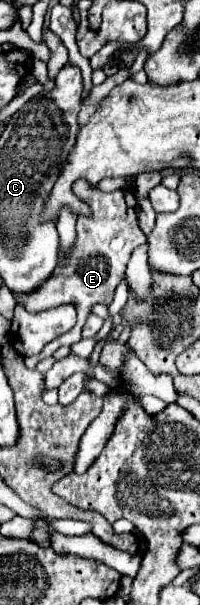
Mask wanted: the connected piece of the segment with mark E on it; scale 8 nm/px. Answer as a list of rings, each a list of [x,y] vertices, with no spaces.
[[[135,177],[127,178],[126,188],[110,192],[98,192],[94,186],[90,186],[86,180],[76,180],[72,190],[74,194],[90,206],[90,216],[78,216],[76,222],[76,242],[72,248],[66,252],[66,264],[56,266],[54,274],[44,280],[36,290],[16,296],[16,302],[22,304],[28,312],[30,310],[48,310],[52,306],[60,304],[74,304],[77,311],[77,322],[75,326],[66,334],[55,338],[48,343],[40,354],[31,357],[25,357],[24,363],[28,369],[34,370],[36,364],[51,357],[62,346],[68,346],[79,342],[82,338],[81,332],[86,318],[92,312],[94,304],[112,304],[114,290],[124,278],[124,268],[132,256],[132,252],[146,242],[144,232],[138,226],[136,212],[130,212],[132,206],[132,196],[128,196],[126,204],[126,194],[130,194],[130,186],[134,184]]]

